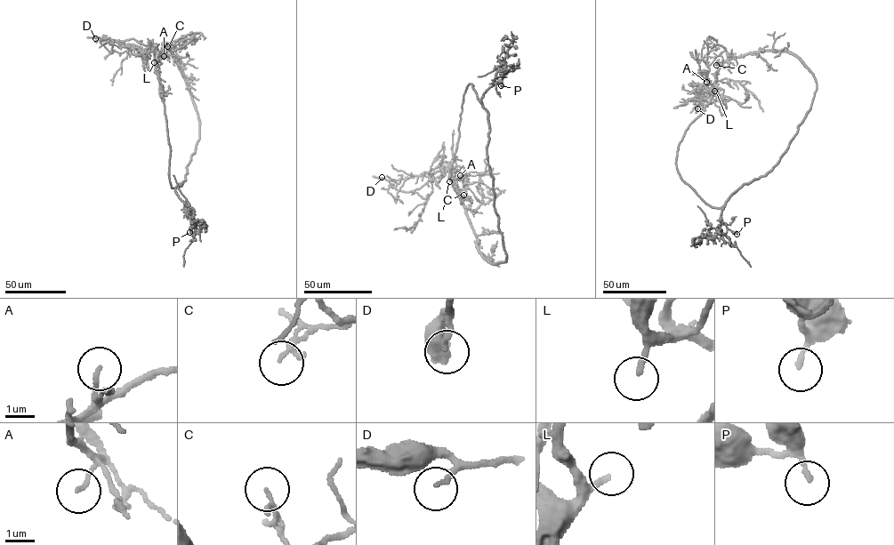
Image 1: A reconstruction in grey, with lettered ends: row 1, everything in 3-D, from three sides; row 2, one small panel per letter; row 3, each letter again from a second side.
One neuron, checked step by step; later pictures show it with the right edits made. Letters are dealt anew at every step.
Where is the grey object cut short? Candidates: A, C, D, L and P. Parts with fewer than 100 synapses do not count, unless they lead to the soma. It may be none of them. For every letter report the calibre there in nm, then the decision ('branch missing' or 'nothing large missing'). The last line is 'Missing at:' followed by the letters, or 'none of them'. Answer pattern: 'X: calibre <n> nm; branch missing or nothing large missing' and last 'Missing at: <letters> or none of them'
A: calibre 110 nm; nothing large missing
C: calibre 140 nm; nothing large missing
D: calibre 140 nm; nothing large missing
L: calibre 170 nm; branch missing
P: calibre 150 nm; nothing large missing
Missing at: L

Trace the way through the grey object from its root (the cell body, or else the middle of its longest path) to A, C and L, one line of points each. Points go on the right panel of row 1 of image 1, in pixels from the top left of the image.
A: (751, 182), (740, 187), (720, 207), (712, 207), (678, 171), (679, 143), (711, 100), (712, 88), (706, 82)
C: (751, 182), (720, 207), (712, 207), (676, 167), (679, 143), (711, 100), (711, 84), (721, 63), (716, 65)
L: (751, 182), (740, 187), (720, 207), (712, 207), (684, 181), (678, 171), (676, 159), (679, 143), (714, 91)

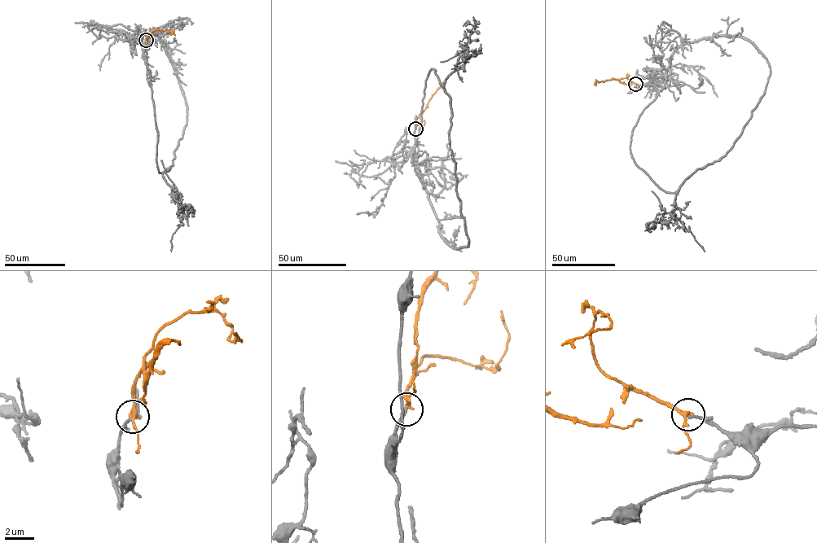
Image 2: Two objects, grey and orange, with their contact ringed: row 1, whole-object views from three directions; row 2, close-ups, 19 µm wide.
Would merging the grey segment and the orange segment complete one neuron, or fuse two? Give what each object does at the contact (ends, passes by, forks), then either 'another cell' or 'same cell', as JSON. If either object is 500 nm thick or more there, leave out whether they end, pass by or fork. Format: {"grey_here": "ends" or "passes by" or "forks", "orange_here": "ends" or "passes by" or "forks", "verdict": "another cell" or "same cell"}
{"grey_here": "ends", "orange_here": "passes by", "verdict": "another cell"}

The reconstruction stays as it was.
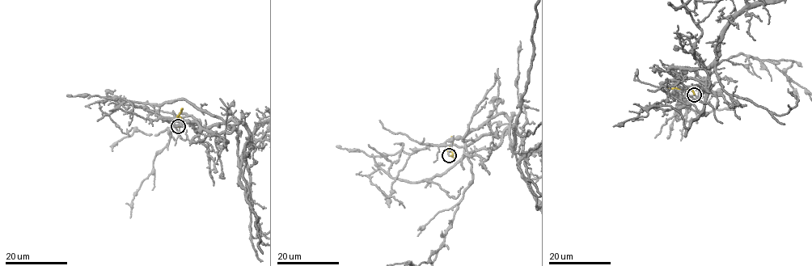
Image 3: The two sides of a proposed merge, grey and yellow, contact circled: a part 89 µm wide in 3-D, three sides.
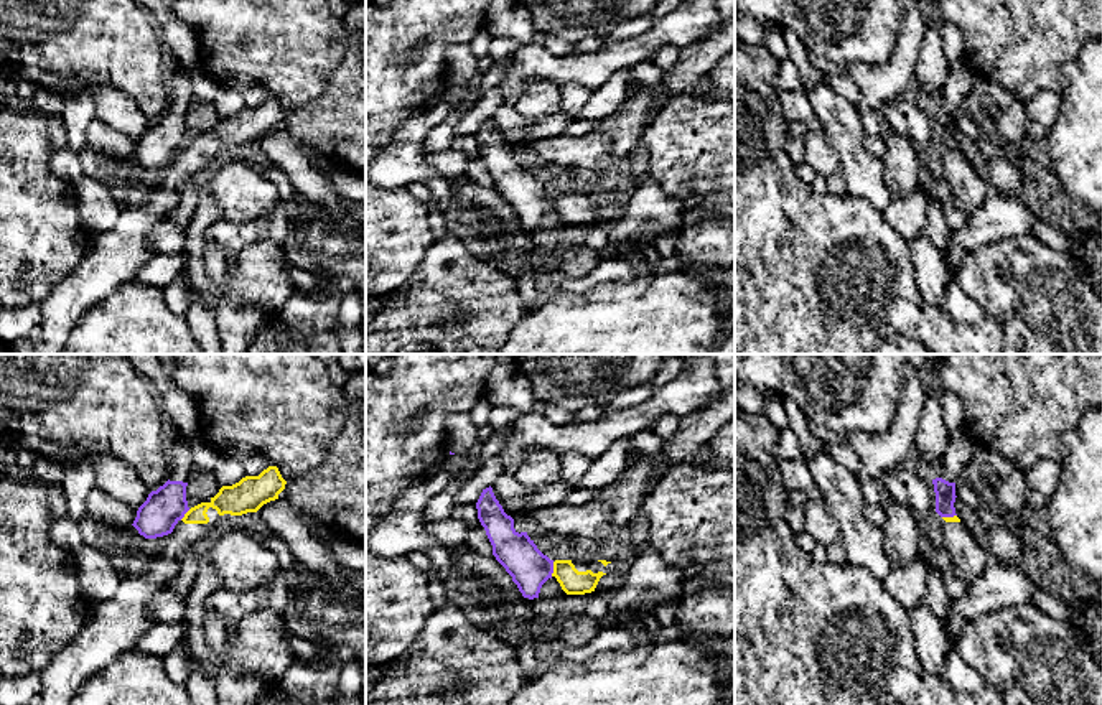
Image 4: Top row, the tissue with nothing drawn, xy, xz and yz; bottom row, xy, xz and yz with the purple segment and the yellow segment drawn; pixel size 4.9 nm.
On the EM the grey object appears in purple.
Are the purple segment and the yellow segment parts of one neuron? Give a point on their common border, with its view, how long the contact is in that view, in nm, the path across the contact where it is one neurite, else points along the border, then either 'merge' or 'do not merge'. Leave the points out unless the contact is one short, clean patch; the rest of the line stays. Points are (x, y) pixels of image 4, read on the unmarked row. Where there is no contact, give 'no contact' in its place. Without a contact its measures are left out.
xz (552, 200) | 70 nm | along xz (554, 193), (550, 206) | do not merge

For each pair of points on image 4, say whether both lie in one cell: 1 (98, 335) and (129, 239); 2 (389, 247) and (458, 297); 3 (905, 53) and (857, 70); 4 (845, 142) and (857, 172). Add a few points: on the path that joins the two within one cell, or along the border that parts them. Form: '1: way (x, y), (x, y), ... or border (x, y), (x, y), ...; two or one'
1: border (134, 277), (94, 303), (81, 318); two
2: border (438, 238), (427, 249), (417, 269), (391, 294); two
3: way (895, 65), (887, 73), (868, 73); one
4: way (847, 149), (855, 165); one

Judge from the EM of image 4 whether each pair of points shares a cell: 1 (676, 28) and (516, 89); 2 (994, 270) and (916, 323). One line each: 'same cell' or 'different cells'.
1: same cell
2: different cells

